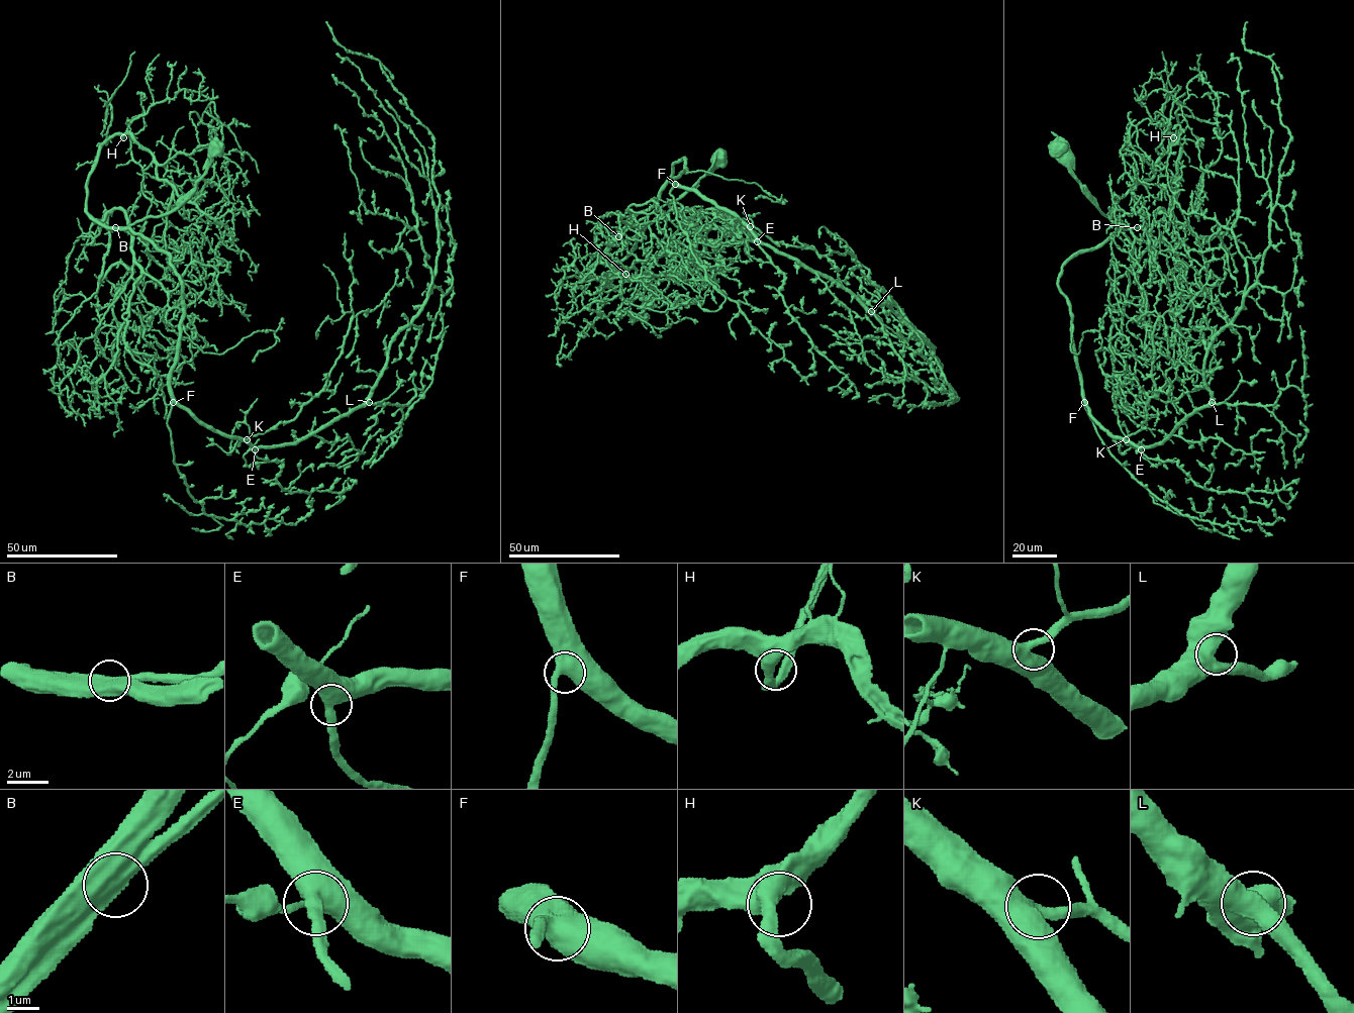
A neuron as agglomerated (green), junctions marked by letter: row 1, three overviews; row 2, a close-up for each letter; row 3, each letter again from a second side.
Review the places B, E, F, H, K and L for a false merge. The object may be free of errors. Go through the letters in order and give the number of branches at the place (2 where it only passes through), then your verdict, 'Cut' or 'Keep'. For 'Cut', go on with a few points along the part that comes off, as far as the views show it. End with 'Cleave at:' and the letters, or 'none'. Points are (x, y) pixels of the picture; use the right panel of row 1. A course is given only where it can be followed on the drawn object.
B: Branches: 2. Keep
E: Branches: 2. Keep
F: Branches: 2. Keep
H: Branches: 2. Keep
K: Branches: 2. Keep
L: Branches: 2. Keep
Cleave at: none

